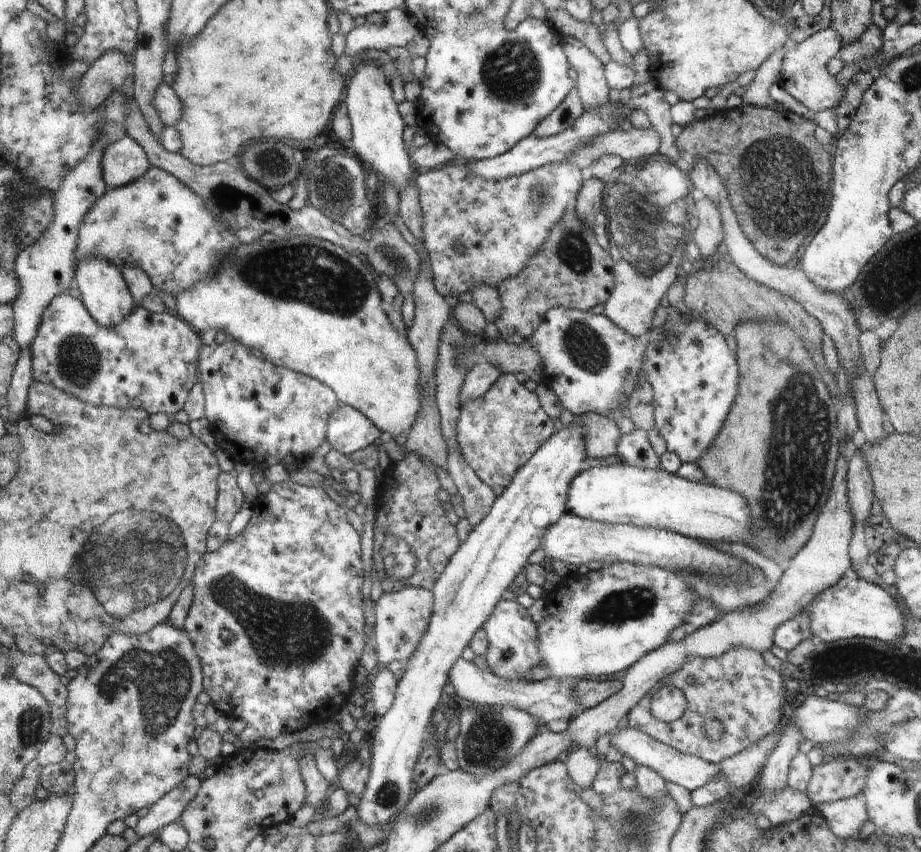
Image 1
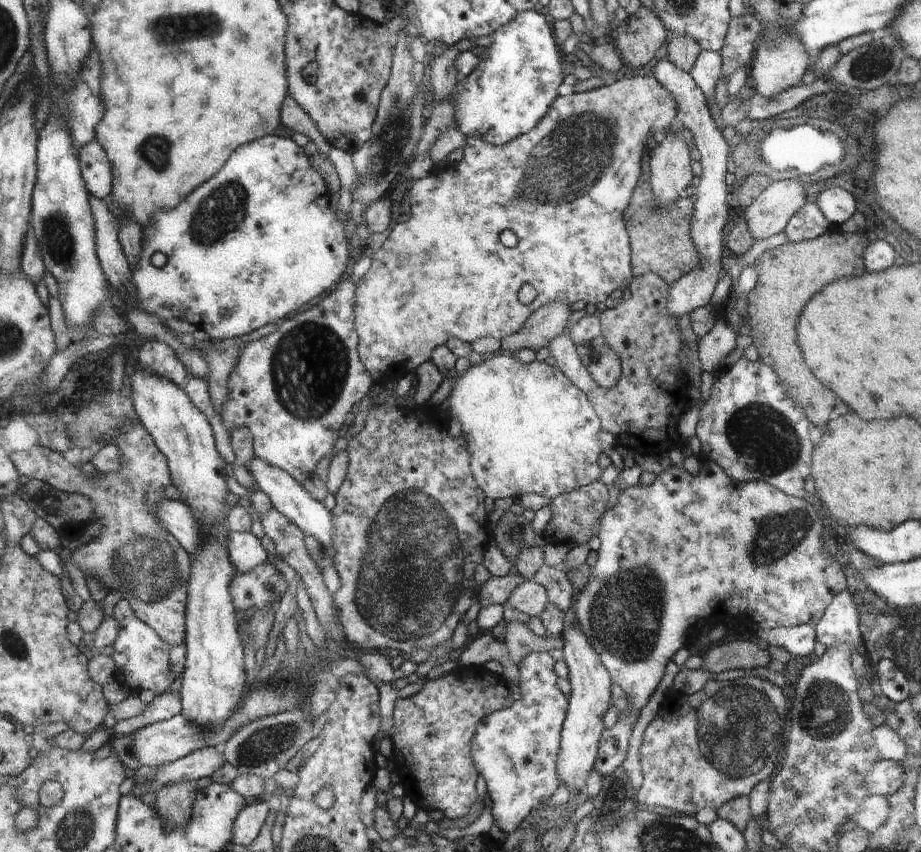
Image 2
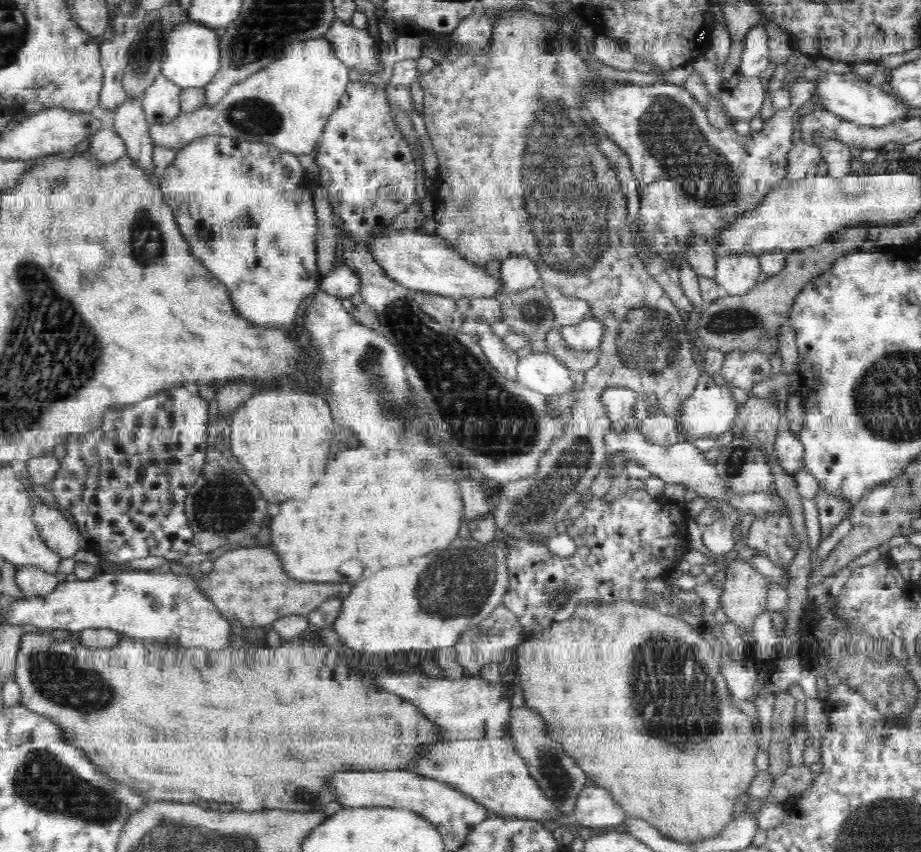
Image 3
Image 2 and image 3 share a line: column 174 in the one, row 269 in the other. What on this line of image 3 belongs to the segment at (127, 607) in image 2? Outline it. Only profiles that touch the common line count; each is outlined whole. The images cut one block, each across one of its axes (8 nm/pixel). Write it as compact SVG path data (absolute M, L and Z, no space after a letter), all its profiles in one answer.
M658 81L652 86L624 86L624 88L614 88L610 94L602 96L602 98L594 98L586 105L586 112L588 118L593 120L596 124L599 125L599 128L602 129L607 137L626 154L628 161L630 162L630 167L632 171L632 176L636 181L637 193L639 196L638 200L638 212L636 212L636 220L633 221L635 226L634 237L637 241L637 250L638 258L642 260L644 266L647 268L647 264L654 259L660 259L666 268L672 267L679 272L682 268L680 262L684 262L684 259L687 257L688 249L695 243L696 239L704 239L706 243L712 243L716 248L719 248L719 254L722 254L721 250L721 236L723 232L730 226L733 225L736 221L739 221L744 215L748 213L753 213L753 210L756 210L763 202L764 197L768 193L772 192L772 189L778 188L779 182L787 178L788 166L790 166L790 153L794 149L794 116L796 112L802 112L807 106L813 103L813 91L815 86L810 82L800 82L796 85L795 90L791 96L791 102L788 108L784 110L775 110L774 114L770 118L763 122L762 130L759 132L751 131L748 135L742 136L736 132L734 128L734 121L730 120L726 123L724 128L718 128L718 126L712 126L710 120L706 115L706 104L696 101L696 97L686 89L685 84L682 86L676 86L672 82Z

